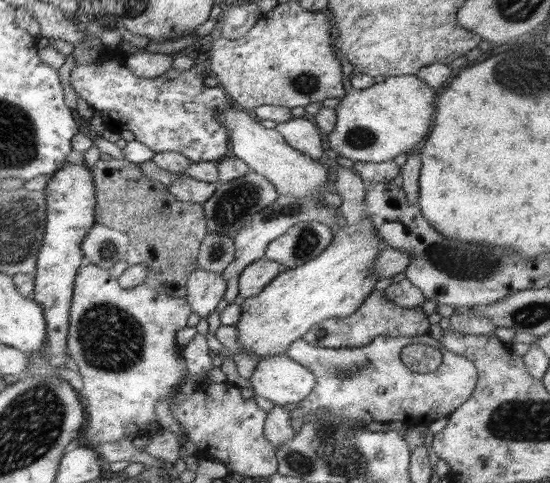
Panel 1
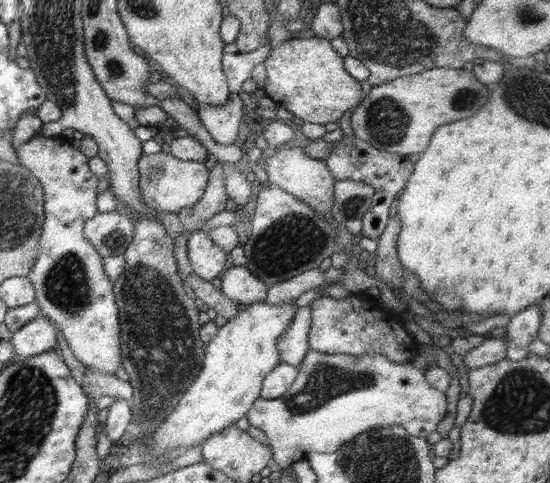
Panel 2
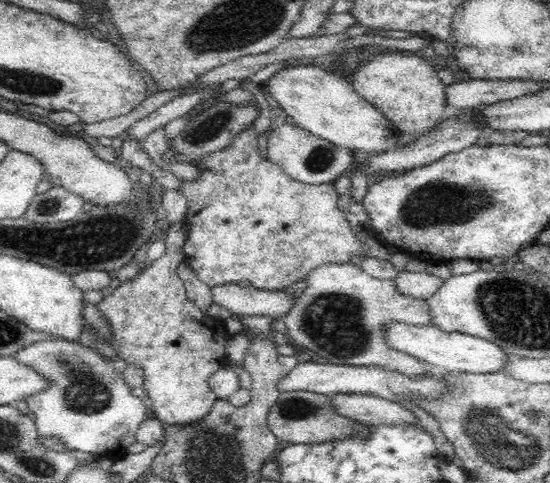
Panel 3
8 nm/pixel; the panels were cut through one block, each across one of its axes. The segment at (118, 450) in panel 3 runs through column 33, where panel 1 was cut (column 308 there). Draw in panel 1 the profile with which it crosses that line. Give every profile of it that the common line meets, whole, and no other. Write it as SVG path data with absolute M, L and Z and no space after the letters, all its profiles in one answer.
M427 334L417 336L376 336L370 344L360 348L316 348L306 344L305 340L297 339L289 344L285 350L284 356L295 361L297 364L311 371L315 384L311 392L301 402L298 402L297 408L289 412L289 420L302 416L315 417L320 408L327 408L329 416L333 415L349 424L369 422L391 422L399 420L408 427L414 425L428 426L431 422L440 418L448 417L459 404L463 404L473 392L477 382L477 371L474 364L458 356L453 352L448 352L443 348L443 360L435 372L427 374L417 374L407 369L399 359L399 350L407 344L427 344L433 348L439 348L440 342L437 339L429 337Z

